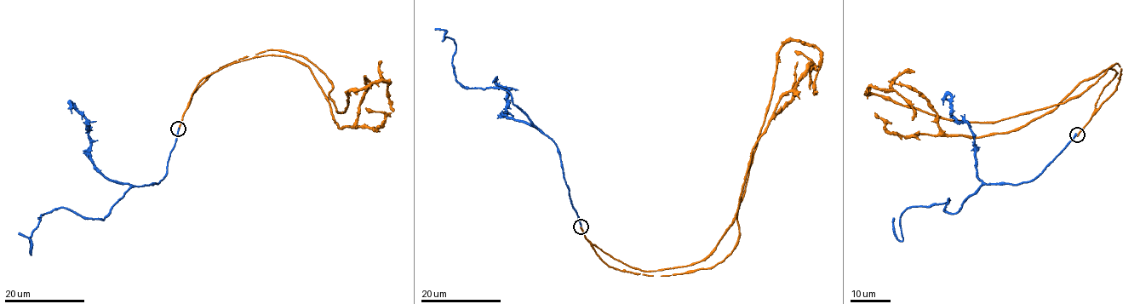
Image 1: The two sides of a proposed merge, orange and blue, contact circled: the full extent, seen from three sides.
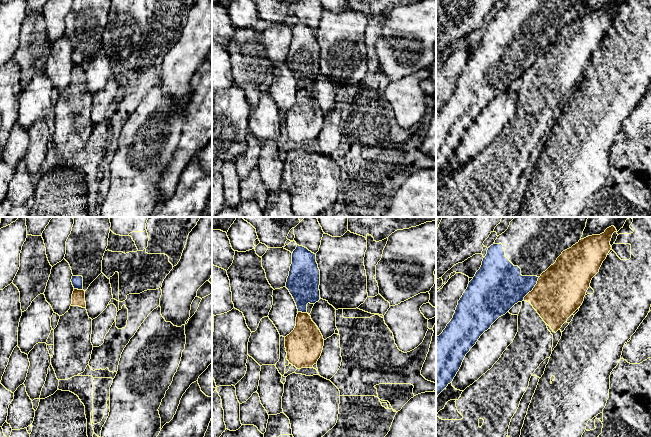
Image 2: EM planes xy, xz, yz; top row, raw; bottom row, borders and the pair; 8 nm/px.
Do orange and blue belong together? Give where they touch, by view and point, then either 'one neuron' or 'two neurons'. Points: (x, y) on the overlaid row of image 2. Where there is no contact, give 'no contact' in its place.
contact yz (533, 288); two neurons

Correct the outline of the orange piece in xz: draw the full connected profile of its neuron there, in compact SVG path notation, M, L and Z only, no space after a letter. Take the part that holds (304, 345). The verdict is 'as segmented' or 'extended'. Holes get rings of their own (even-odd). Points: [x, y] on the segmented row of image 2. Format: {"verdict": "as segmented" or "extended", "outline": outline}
{"verdict": "as segmented", "outline": "M298 312L294 330L285 337L287 360L297 369L312 368L321 356L323 336L308 313Z"}

